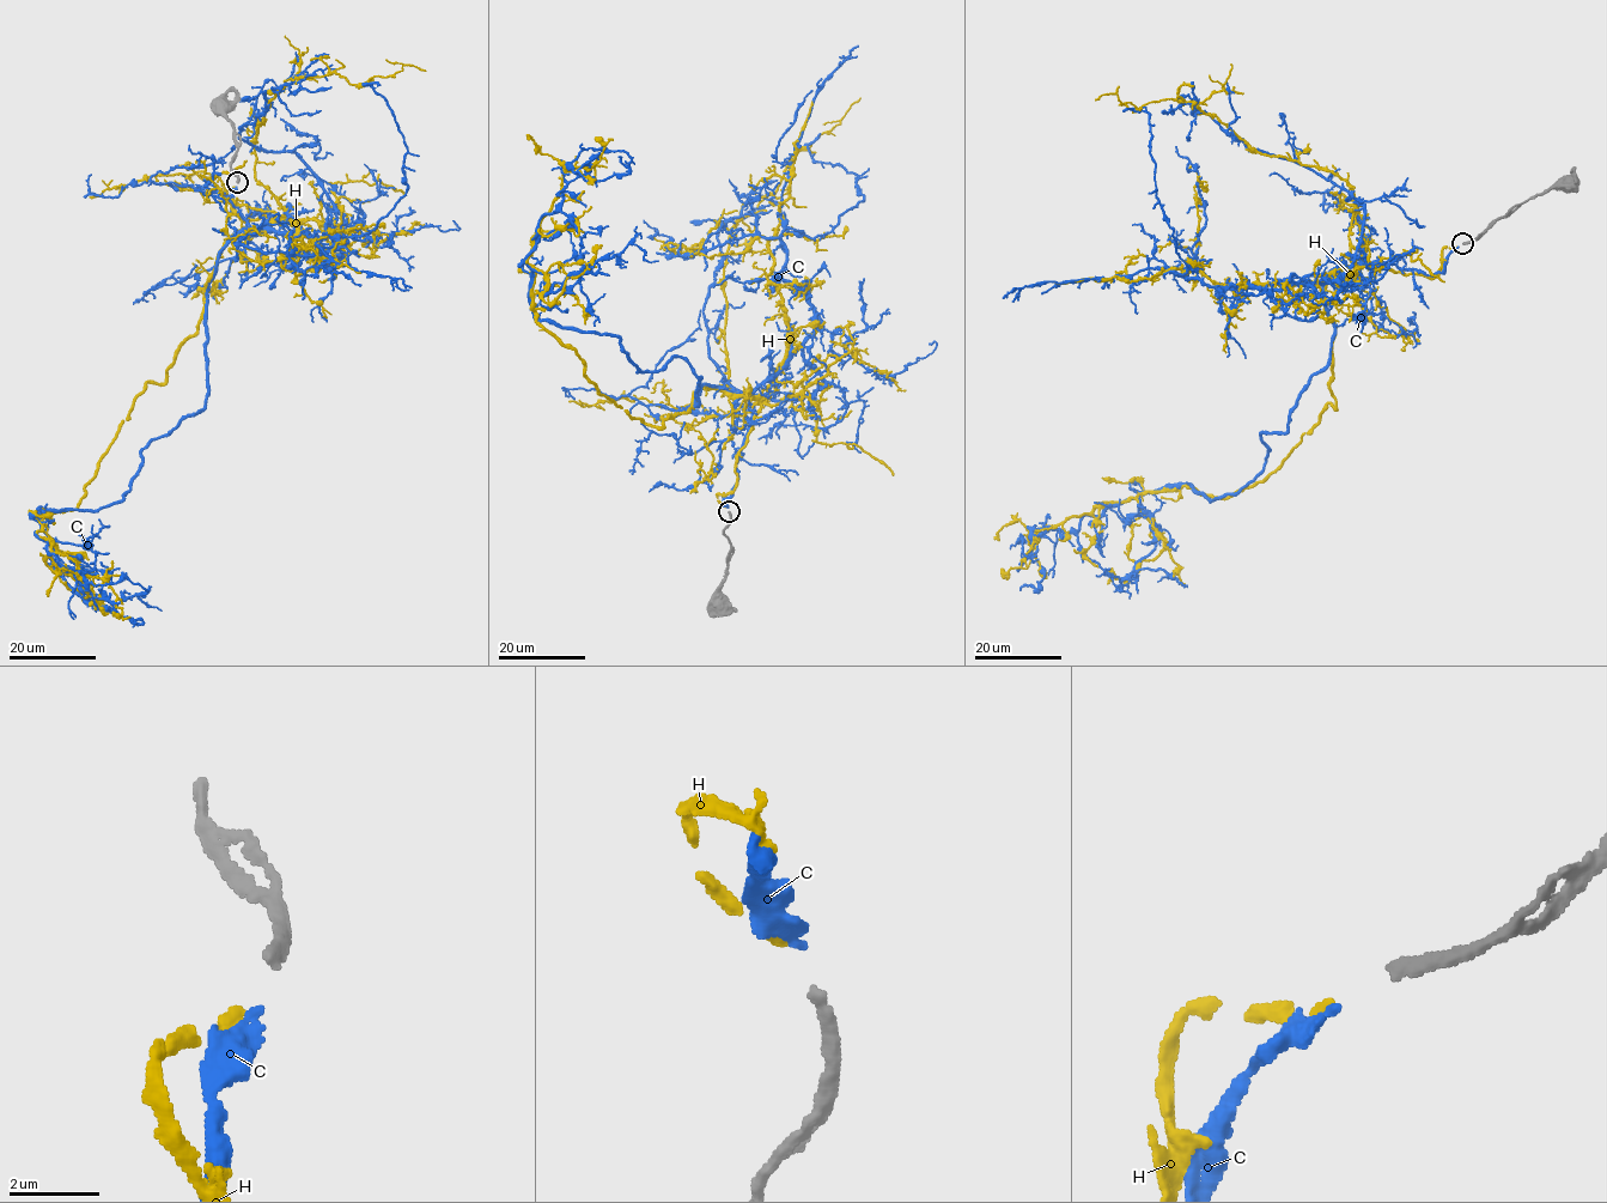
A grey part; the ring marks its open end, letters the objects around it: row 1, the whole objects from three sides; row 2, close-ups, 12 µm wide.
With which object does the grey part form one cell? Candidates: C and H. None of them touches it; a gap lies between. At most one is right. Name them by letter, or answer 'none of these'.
H

